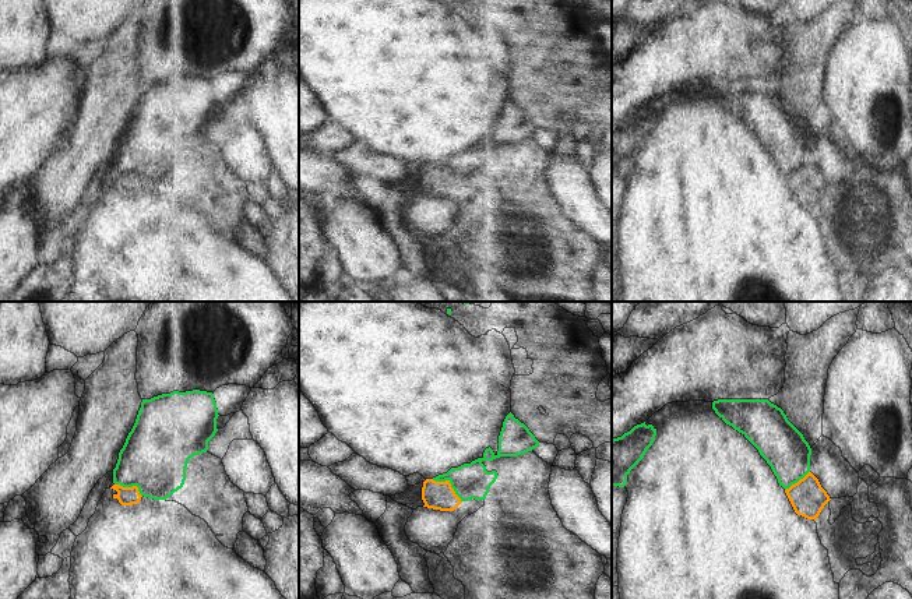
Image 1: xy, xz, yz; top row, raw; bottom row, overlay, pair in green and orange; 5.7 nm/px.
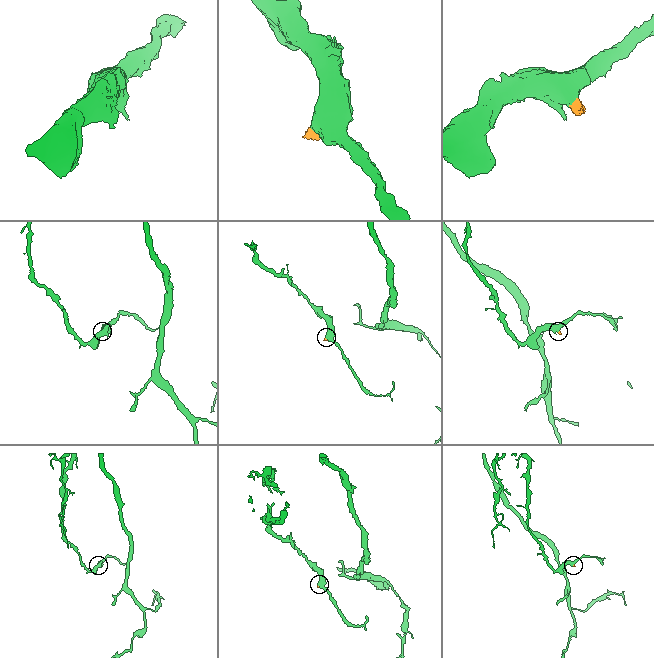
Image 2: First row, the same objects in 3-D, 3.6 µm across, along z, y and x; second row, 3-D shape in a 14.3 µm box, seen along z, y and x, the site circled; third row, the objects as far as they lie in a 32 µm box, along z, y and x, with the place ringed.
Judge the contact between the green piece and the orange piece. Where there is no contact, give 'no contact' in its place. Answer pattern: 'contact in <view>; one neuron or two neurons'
contact in xz; two neurons

